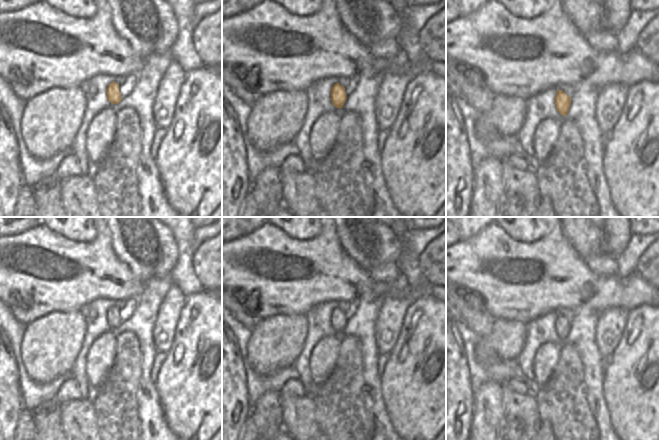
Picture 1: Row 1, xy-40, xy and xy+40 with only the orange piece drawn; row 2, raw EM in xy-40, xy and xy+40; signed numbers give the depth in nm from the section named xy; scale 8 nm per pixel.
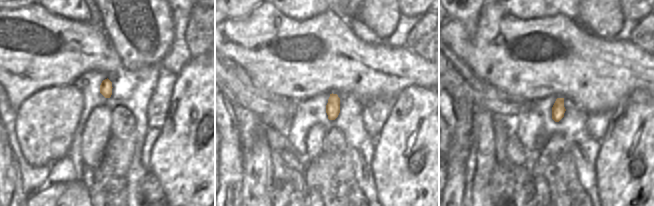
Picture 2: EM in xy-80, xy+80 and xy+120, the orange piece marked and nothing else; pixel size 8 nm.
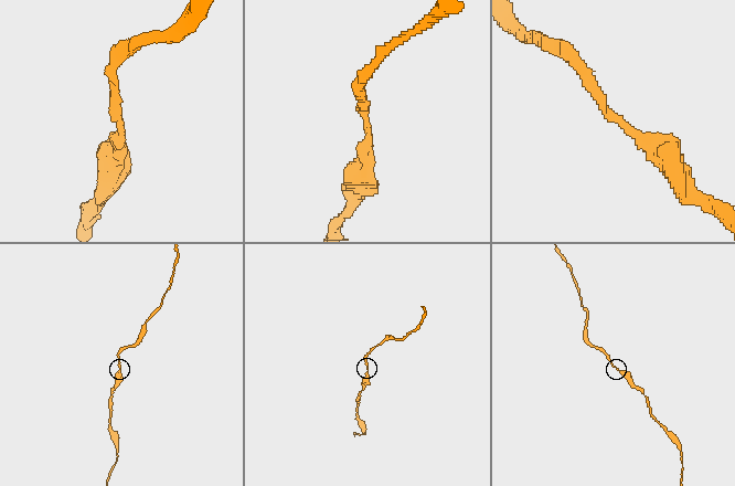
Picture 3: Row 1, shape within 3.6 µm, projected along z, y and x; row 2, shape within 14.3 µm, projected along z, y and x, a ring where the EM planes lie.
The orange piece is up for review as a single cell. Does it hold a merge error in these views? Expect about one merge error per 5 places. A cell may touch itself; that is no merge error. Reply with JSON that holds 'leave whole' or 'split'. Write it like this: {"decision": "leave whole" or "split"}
{"decision": "leave whole"}

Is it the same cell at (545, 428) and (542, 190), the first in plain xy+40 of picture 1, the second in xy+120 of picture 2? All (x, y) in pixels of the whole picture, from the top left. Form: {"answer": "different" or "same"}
{"answer": "same"}

